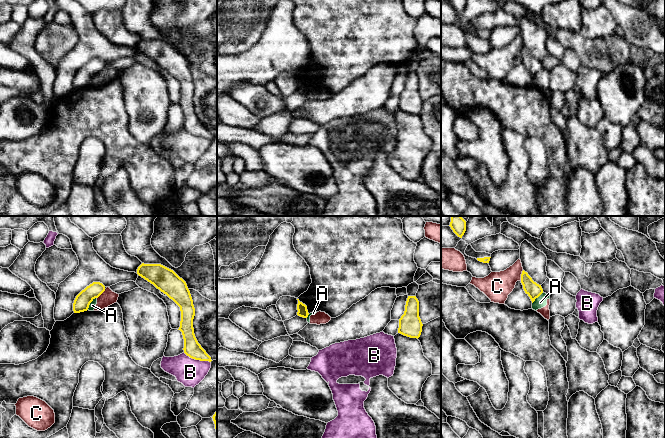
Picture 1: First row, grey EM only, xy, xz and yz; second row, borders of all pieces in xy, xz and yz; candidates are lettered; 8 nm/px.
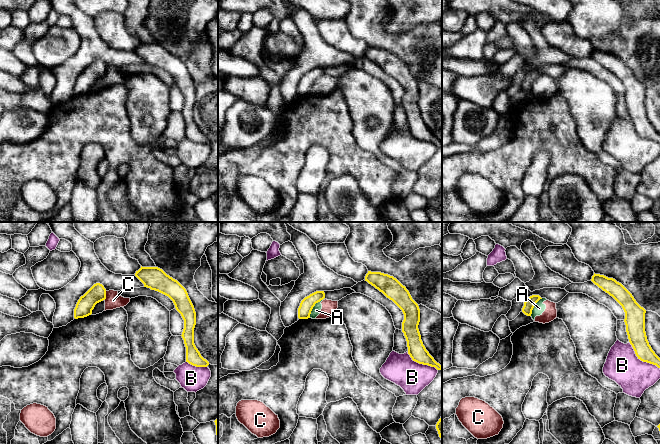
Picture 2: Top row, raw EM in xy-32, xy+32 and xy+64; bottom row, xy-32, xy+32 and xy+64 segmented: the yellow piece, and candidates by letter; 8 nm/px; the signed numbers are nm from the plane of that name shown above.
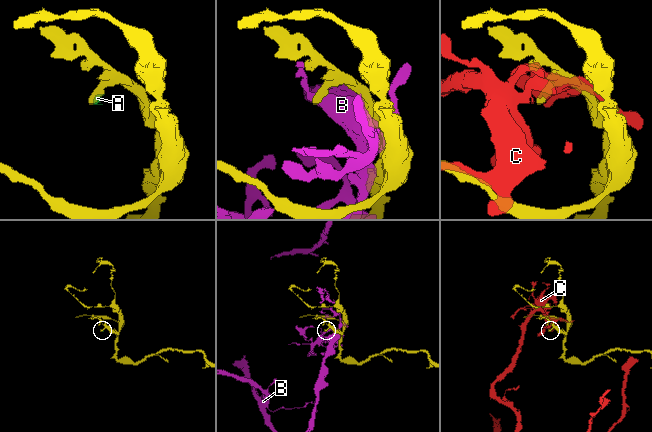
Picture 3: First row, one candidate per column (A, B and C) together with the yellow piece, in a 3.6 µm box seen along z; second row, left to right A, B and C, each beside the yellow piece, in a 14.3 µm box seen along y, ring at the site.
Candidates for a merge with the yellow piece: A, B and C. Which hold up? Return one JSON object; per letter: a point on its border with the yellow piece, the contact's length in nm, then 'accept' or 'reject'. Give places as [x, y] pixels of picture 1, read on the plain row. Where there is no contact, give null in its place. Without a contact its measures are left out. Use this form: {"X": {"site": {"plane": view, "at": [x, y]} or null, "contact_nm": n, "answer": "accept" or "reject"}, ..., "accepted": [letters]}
{"A": {"site": {"plane": "xy", "at": [90, 78]}, "contact_nm": 130, "answer": "reject"}, "B": {"site": {"plane": "xy", "at": [197, 135]}, "contact_nm": 240, "answer": "reject"}, "C": {"site": {"plane": "yz", "at": [521, 51]}, "contact_nm": 90, "answer": "reject"}, "accepted": []}

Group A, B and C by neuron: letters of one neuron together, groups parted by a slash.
A C / B

